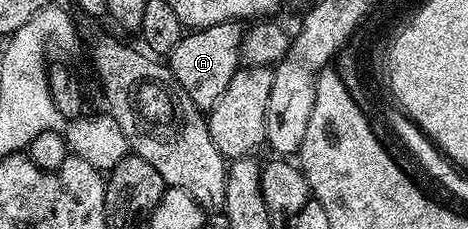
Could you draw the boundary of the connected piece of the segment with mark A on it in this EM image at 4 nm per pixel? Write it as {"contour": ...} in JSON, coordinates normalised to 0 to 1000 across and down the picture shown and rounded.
{"contour":[[[485,87],[447,122],[404,135],[380,183],[380,201],[372,201],[372,218],[359,231],[359,301],[372,323],[380,376],[410,406],[415,463],[429,480],[451,480],[466,428],[483,410],[483,376],[491,376],[491,349],[517,293],[513,197],[521,183],[521,148],[524,127],[506,92]]]}

